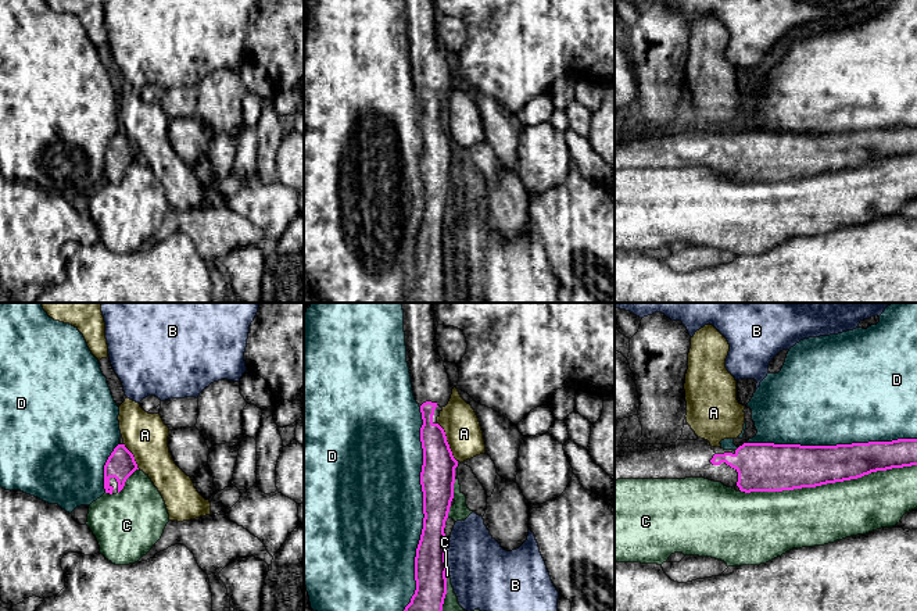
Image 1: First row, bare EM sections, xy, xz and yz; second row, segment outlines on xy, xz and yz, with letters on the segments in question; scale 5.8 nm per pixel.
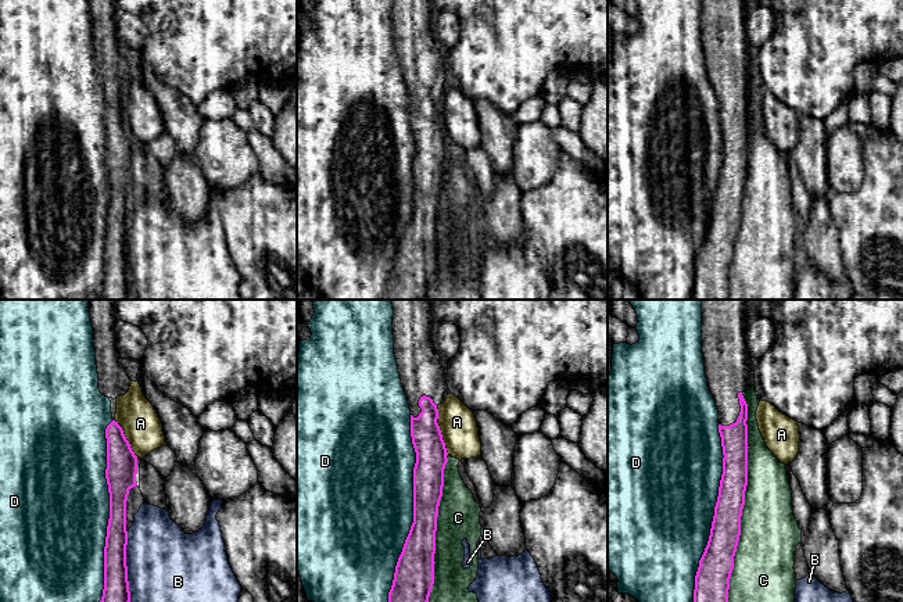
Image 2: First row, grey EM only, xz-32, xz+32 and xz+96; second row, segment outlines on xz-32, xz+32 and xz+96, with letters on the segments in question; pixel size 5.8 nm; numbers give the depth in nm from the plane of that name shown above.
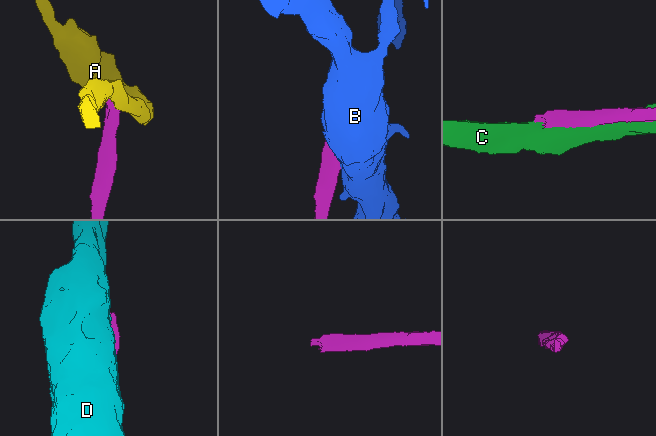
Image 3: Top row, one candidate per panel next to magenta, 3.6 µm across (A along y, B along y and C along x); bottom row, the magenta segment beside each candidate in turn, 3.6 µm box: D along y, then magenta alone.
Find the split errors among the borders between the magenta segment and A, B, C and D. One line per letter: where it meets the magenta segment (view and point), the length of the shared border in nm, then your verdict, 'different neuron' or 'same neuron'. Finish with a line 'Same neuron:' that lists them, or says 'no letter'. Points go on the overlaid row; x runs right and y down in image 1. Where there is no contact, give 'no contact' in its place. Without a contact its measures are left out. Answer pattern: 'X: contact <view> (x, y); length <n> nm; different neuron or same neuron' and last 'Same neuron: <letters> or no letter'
A: contact xz (447, 442); length 260 nm; different neuron
B: contact xz (446, 565); length 70 nm; different neuron
C: contact yz (828, 482); length 1050 nm; different neuron
D: contact xz (423, 508); length 1200 nm; different neuron
Same neuron: no letter

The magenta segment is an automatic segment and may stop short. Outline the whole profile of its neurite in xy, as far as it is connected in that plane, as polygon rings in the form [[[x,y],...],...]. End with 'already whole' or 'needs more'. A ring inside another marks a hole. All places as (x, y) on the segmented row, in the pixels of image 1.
[[[118,444],[104,465],[104,489],[105,493],[119,493],[126,479],[136,471],[137,464],[133,454],[125,447]]]; needs more

